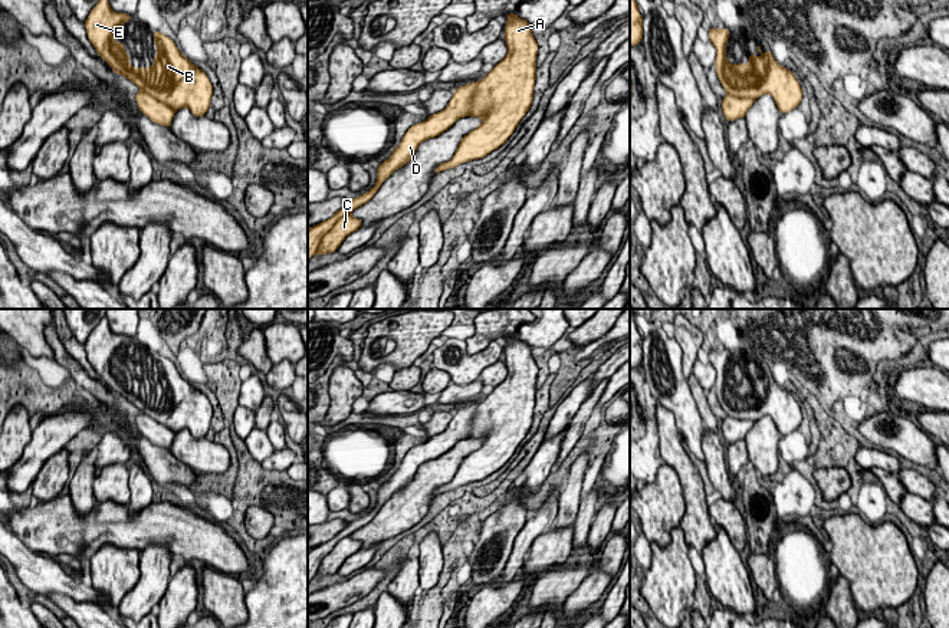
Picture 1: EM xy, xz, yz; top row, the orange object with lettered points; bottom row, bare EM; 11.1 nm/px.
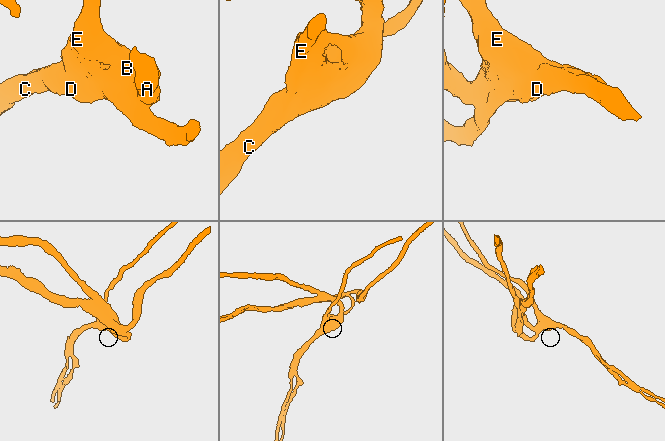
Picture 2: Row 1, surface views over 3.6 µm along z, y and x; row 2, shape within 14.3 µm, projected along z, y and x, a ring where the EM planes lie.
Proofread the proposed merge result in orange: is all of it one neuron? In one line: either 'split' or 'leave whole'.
split

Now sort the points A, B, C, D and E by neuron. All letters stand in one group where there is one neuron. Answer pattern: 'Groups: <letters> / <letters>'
Groups: A B C E / D

